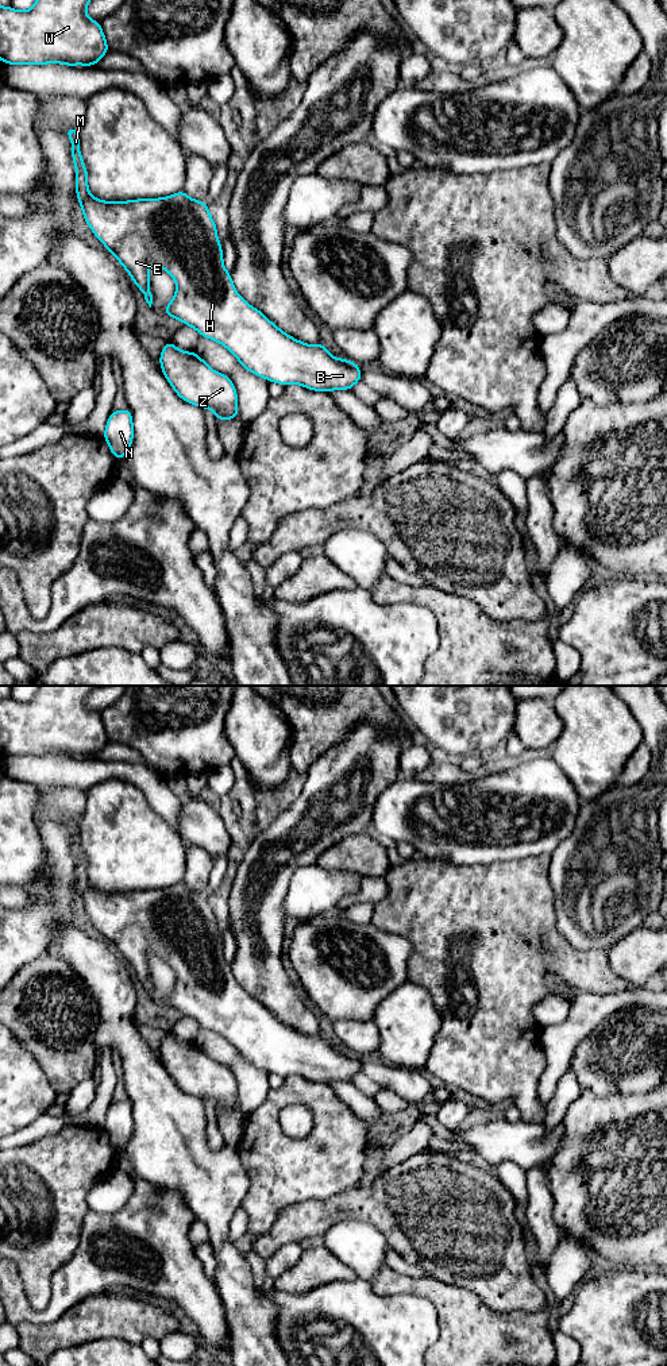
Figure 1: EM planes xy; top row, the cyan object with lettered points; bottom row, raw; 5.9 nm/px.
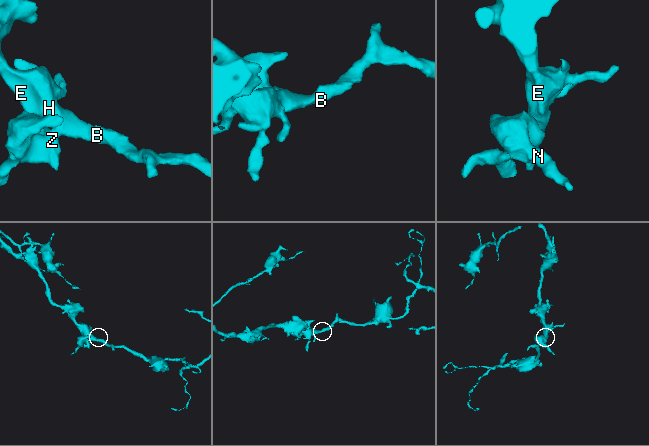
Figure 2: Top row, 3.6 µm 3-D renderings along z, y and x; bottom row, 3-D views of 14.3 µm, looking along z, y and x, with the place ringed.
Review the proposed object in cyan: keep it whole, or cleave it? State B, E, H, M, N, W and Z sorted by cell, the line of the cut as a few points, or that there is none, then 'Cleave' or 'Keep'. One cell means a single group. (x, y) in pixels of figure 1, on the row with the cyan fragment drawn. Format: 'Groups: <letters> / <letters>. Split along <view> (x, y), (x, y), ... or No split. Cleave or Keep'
Groups: B E H M N W Z. No split. Keep

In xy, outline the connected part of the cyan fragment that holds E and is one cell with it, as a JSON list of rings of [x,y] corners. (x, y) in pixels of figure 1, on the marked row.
[[[76,127],[65,128],[72,140],[72,161],[76,167],[76,193],[84,219],[95,236],[127,270],[149,306],[153,304],[149,266],[159,266],[177,283],[173,300],[163,315],[176,317],[194,328],[200,336],[224,346],[247,371],[282,386],[301,385],[315,391],[351,390],[362,381],[358,363],[334,358],[325,344],[305,344],[279,329],[261,310],[243,300],[231,273],[224,269],[223,248],[217,239],[216,224],[205,201],[190,198],[184,190],[169,197],[139,198],[130,201],[101,201],[88,189],[88,170],[80,151]]]

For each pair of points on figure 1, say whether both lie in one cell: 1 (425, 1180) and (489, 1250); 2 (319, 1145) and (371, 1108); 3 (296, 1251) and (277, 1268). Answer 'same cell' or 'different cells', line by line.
1: same cell
2: different cells
3: same cell

